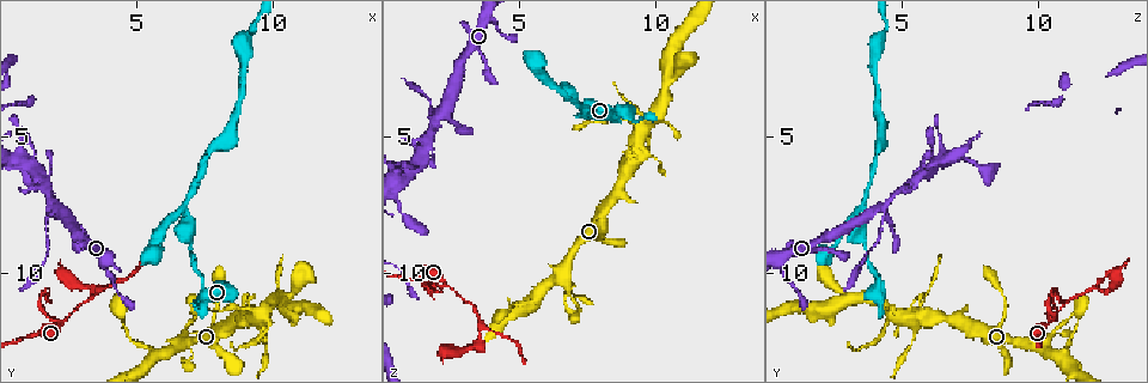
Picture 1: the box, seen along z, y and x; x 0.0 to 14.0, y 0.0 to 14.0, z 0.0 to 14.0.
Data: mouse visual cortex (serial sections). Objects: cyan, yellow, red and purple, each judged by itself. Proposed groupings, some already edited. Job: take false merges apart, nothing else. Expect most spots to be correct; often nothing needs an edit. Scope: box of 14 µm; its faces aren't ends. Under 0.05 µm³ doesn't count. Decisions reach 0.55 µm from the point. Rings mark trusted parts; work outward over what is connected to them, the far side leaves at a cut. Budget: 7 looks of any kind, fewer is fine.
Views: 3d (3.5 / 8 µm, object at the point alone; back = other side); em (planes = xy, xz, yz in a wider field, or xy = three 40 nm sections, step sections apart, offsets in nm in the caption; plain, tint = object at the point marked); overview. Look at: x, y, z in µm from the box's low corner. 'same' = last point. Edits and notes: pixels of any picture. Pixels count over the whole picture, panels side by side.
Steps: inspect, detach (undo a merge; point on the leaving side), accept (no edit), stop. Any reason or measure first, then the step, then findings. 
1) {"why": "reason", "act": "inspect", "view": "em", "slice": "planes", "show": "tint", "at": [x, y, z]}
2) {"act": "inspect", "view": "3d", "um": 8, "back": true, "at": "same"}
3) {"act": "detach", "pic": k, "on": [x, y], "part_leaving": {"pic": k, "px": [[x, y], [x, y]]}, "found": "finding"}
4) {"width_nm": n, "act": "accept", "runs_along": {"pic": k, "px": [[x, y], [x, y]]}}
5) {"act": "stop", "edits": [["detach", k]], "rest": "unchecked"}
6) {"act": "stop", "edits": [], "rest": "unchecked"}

{"why": "three-way junction", "act": "inspect", "view": "3d", "um": 8, "at": [6.9, 7.6, 3.6]}

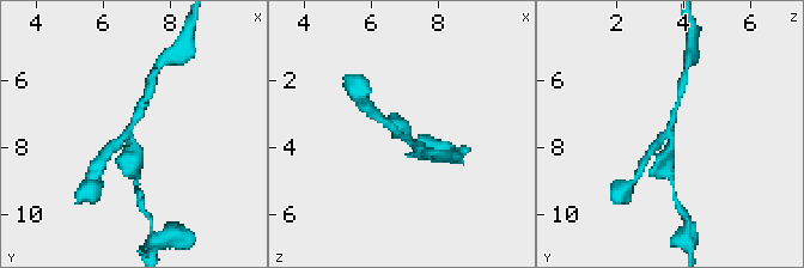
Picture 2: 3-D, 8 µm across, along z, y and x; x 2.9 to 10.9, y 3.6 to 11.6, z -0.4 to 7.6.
{"arms": 3, "arm_widths_nm": [200, 250, 400], "why": "now the EM", "act": "inspect", "view": "em", "slice": "xy", "step": 5, "show": "tint", "at": [6.7, 7.6, 3.5]}

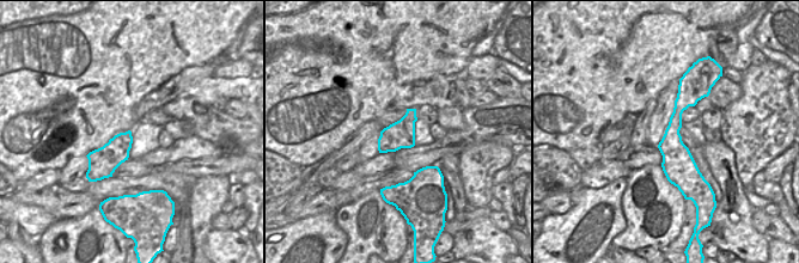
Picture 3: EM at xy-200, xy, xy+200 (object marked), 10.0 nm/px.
{"act": "accept", "found": "all the same cell"}

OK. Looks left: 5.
{"why": "two arms in line, one across", "act": "inspect", "view": "3d", "um": 3.5, "at": [2.5, 11.6, 10.5]}

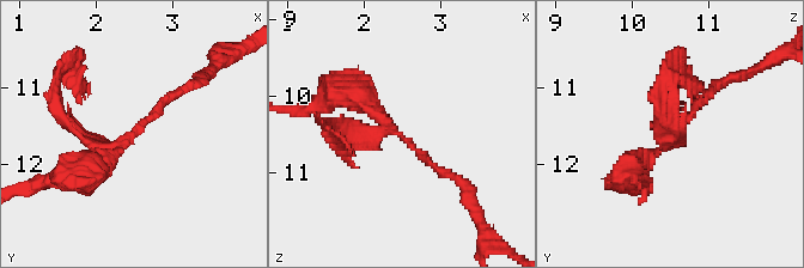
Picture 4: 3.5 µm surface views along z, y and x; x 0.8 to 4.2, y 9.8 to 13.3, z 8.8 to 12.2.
{"why": "shape alone is not enough", "act": "inspect", "view": "em", "slice": "planes", "show": "tint", "at": [2.45, 11.60, 10.55]}

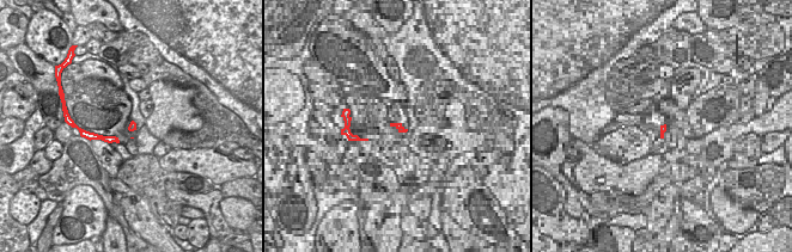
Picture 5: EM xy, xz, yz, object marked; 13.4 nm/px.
{"act": "detach", "pic": 4, "on": [77, 129], "found": "two cells meet here"}

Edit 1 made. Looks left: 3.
{"why": "abrupt turn", "act": "inspect", "view": "3d", "um": 8, "at": [3.6, 10.7, 11.8]}

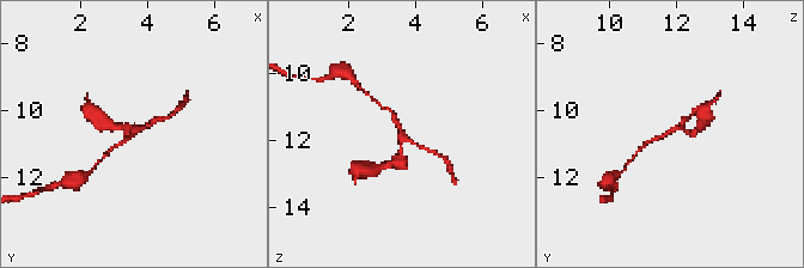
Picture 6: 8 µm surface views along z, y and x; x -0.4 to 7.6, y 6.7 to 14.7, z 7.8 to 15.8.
{"act": "inspect", "view": "3d", "um": 3.5, "at": [3.5, 10.7, 11.8]}

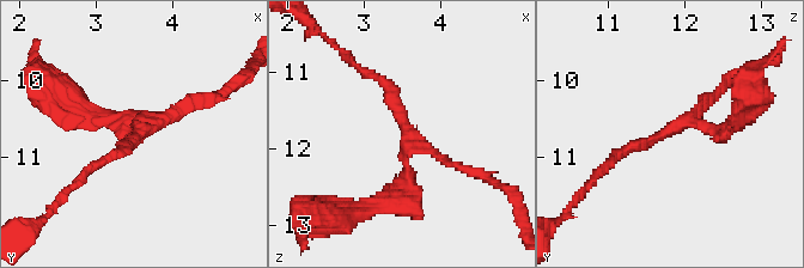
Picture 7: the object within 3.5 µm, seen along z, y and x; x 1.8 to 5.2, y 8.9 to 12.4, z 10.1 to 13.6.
{"act": "inspect", "view": "em", "slice": "xy", "step": 5, "show": "tint", "at": [3.55, 10.65, 11.85]}

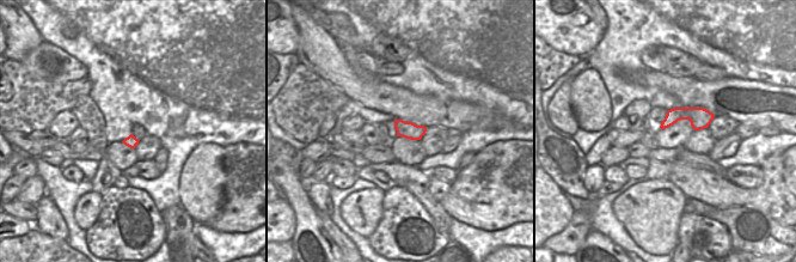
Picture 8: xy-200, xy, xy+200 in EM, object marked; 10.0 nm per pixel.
{"act": "accept", "runs_along": {"pic": 7, "px": [[613, 158], [683, 121], [726, 132], [736, 117]]}, "found": "all the same cell"}

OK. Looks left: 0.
{"act": "stop", "edits": [["detach", 4]], "rest": "unchecked"}

